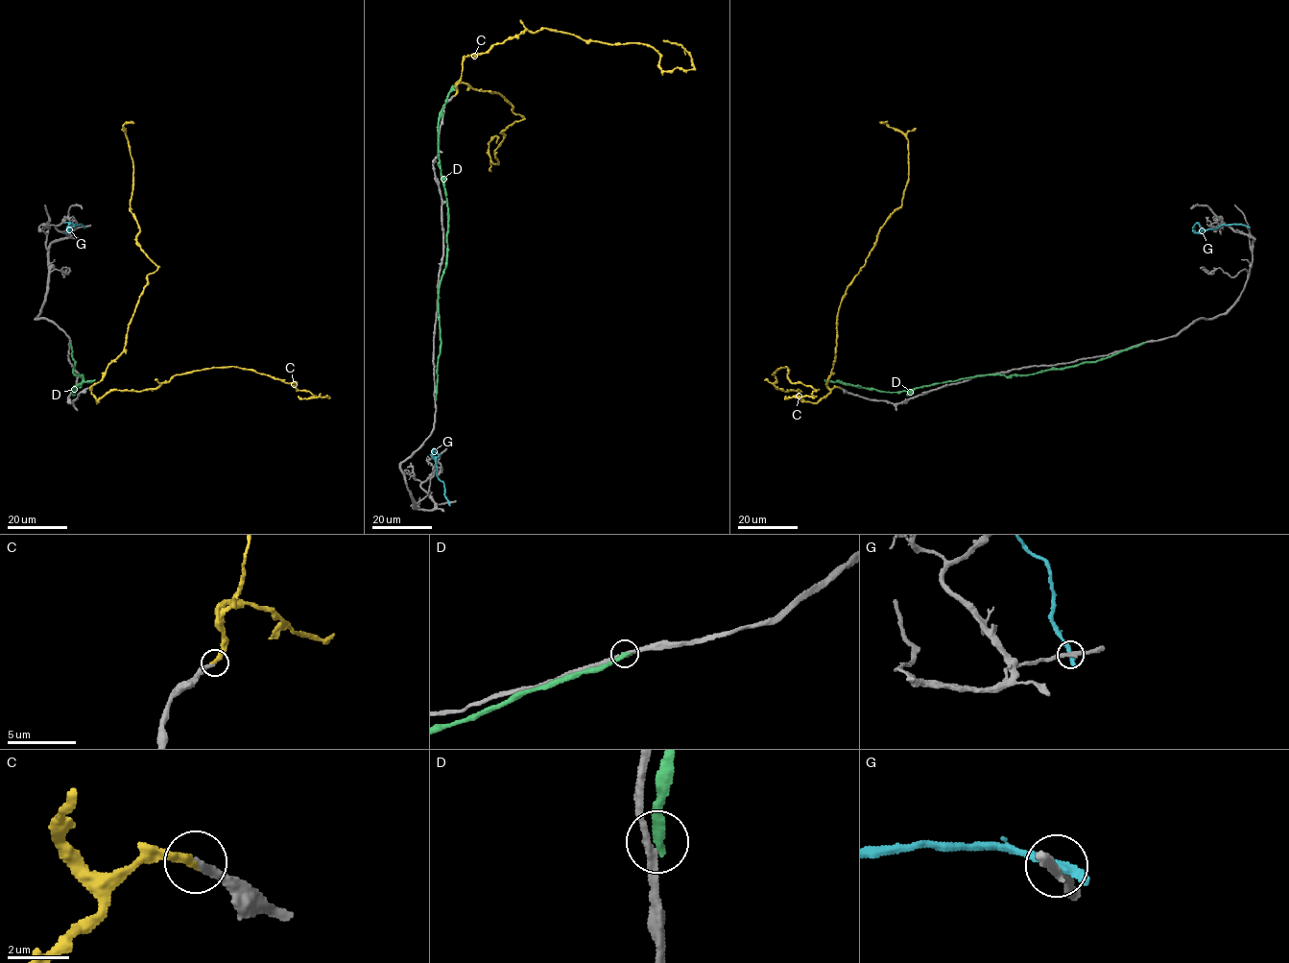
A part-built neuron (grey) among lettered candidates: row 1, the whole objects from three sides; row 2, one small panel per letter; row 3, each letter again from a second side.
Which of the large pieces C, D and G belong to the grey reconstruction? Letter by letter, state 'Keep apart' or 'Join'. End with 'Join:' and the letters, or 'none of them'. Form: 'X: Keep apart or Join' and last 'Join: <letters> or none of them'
C: Join
D: Keep apart
G: Keep apart
Join: C

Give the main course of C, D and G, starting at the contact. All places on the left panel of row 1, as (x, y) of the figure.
C: (89, 387), (96, 403), (113, 390), (147, 390), (178, 374), (236, 366), (328, 397), (298, 397)
D: (70, 343), (75, 362), (73, 372), (82, 374), (83, 378), (73, 392), (77, 385), (95, 379)
G: (83, 226), (73, 225), (67, 232), (71, 227)

